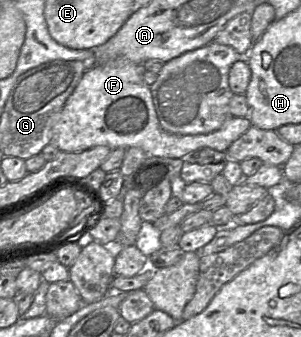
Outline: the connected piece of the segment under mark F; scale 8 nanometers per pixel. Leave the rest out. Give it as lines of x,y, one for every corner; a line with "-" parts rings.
125,58
90,65
69,96
52,127
51,143
62,152
83,152
95,146
111,149
139,147
148,157
184,159
202,148
226,152
251,126
248,117
230,117
220,129
208,134
180,135
162,129
150,86
140,74
139,65

